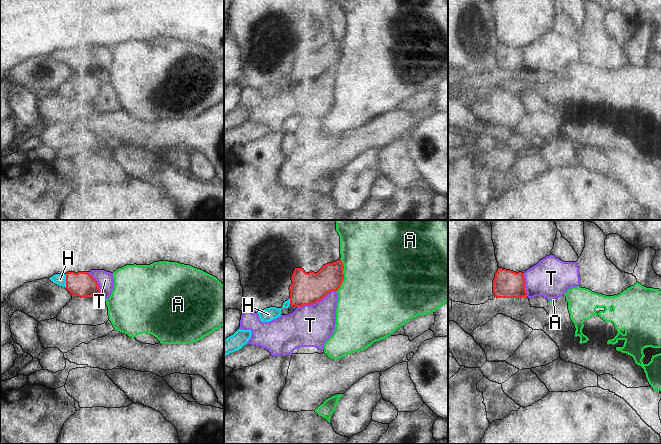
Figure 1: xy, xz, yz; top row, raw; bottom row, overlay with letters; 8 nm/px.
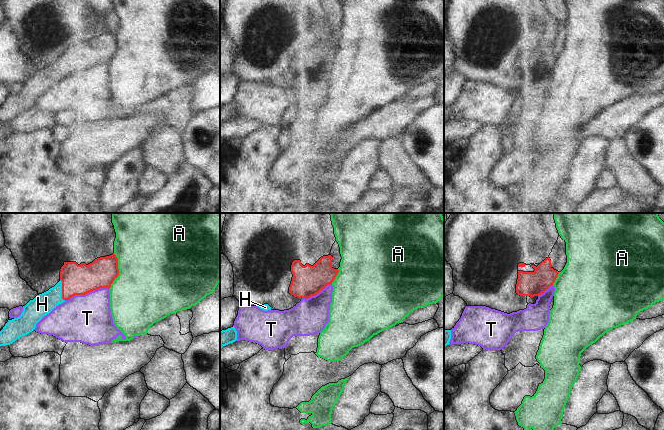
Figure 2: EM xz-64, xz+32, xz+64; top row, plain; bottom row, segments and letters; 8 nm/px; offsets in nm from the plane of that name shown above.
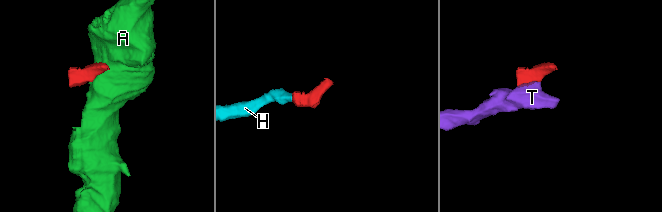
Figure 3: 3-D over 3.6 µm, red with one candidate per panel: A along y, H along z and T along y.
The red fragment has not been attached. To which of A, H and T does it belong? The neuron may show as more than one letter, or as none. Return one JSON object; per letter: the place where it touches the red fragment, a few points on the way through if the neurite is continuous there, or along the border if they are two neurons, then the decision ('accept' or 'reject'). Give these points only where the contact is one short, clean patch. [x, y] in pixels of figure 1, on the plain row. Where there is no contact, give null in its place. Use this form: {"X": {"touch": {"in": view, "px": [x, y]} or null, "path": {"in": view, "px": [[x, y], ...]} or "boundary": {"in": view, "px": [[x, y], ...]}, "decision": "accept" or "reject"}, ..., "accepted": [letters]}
{"A": {"touch": {"in": "xz", "px": [343, 51]}, "decision": "reject"}, "H": {"touch": {"in": "xy", "px": [66, 57]}, "decision": "accept"}, "T": {"touch": {"in": "xz", "px": [316, 77]}, "boundary": {"in": "xz", "px": [[335, 66], [332, 66], [312, 80], [304, 80], [297, 83]]}, "decision": "reject"}, "accepted": ["H"]}

